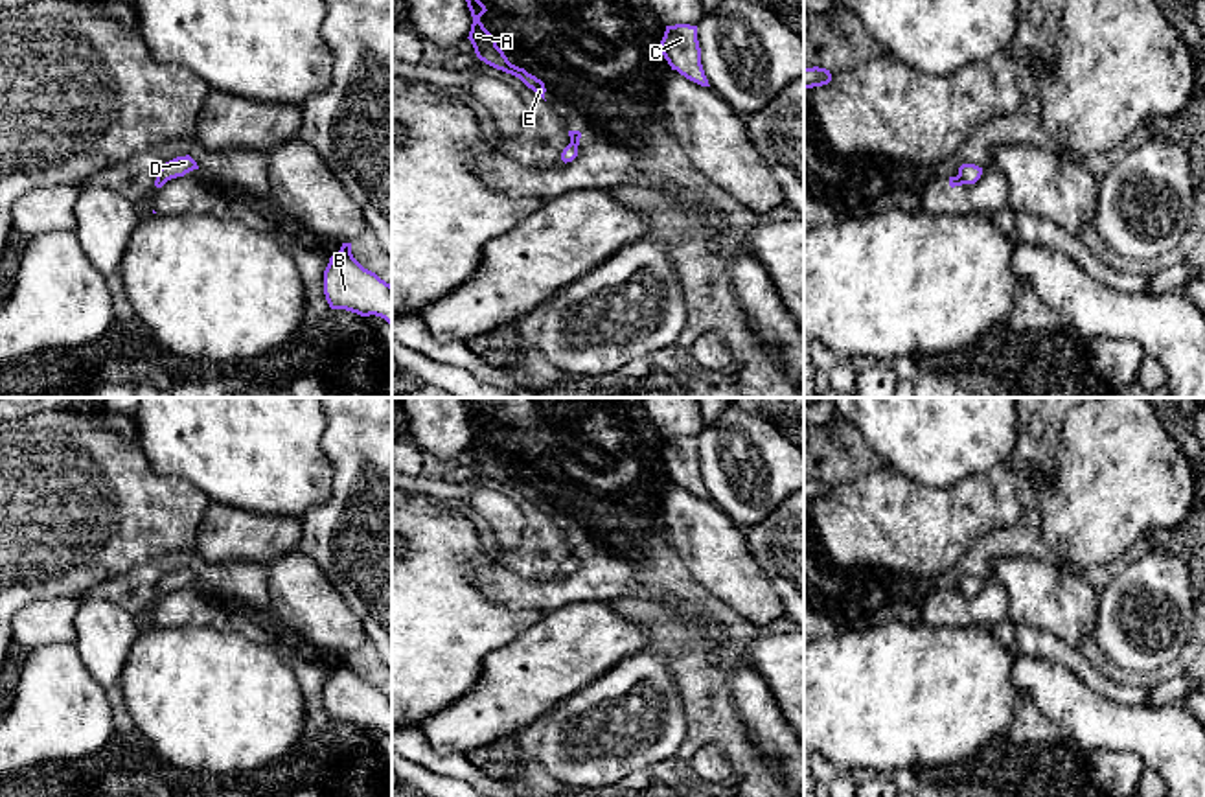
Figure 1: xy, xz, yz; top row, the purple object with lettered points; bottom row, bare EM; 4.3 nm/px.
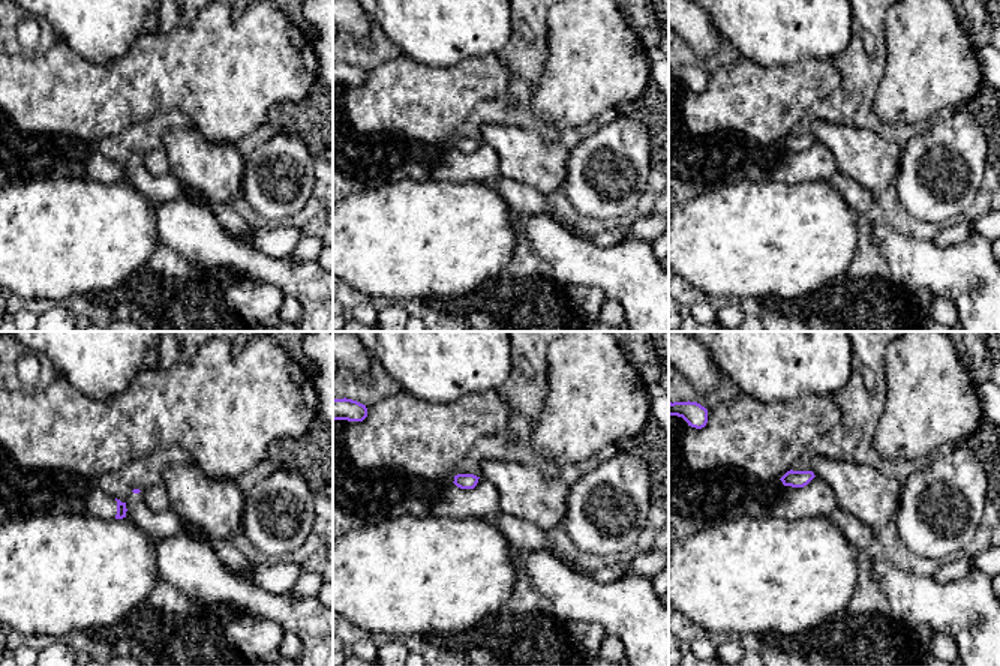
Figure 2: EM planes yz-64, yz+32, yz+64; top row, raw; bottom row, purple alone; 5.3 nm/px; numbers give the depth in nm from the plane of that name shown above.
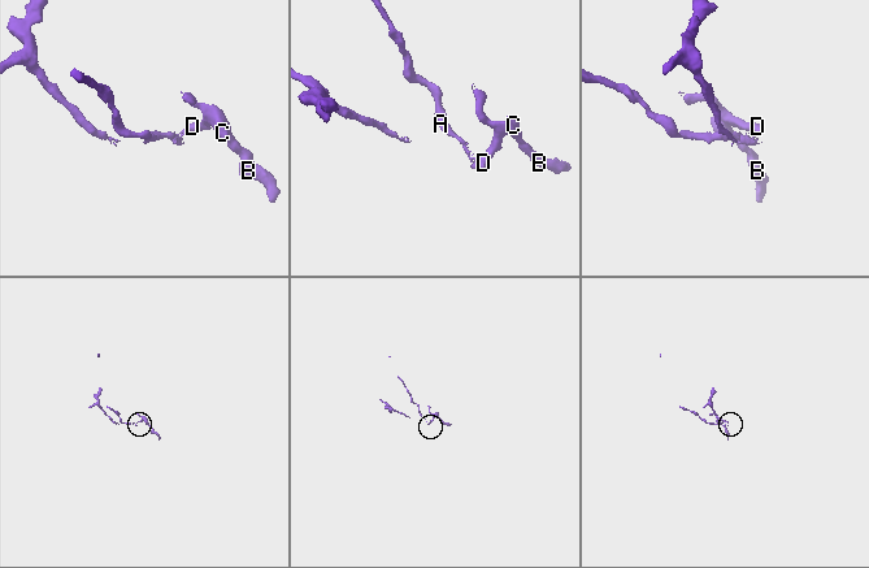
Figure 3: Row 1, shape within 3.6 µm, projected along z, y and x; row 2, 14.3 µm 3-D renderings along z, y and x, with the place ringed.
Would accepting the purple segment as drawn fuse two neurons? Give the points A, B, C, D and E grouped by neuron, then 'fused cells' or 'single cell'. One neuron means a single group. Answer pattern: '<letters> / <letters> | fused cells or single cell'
A E / B C D | fused cells

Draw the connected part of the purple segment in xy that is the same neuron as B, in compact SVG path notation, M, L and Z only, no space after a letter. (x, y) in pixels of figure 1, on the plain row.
M351 655L329 670L324 683L324 707L331 722L361 729L381 729L392 738L392 698L364 681L351 666Z

